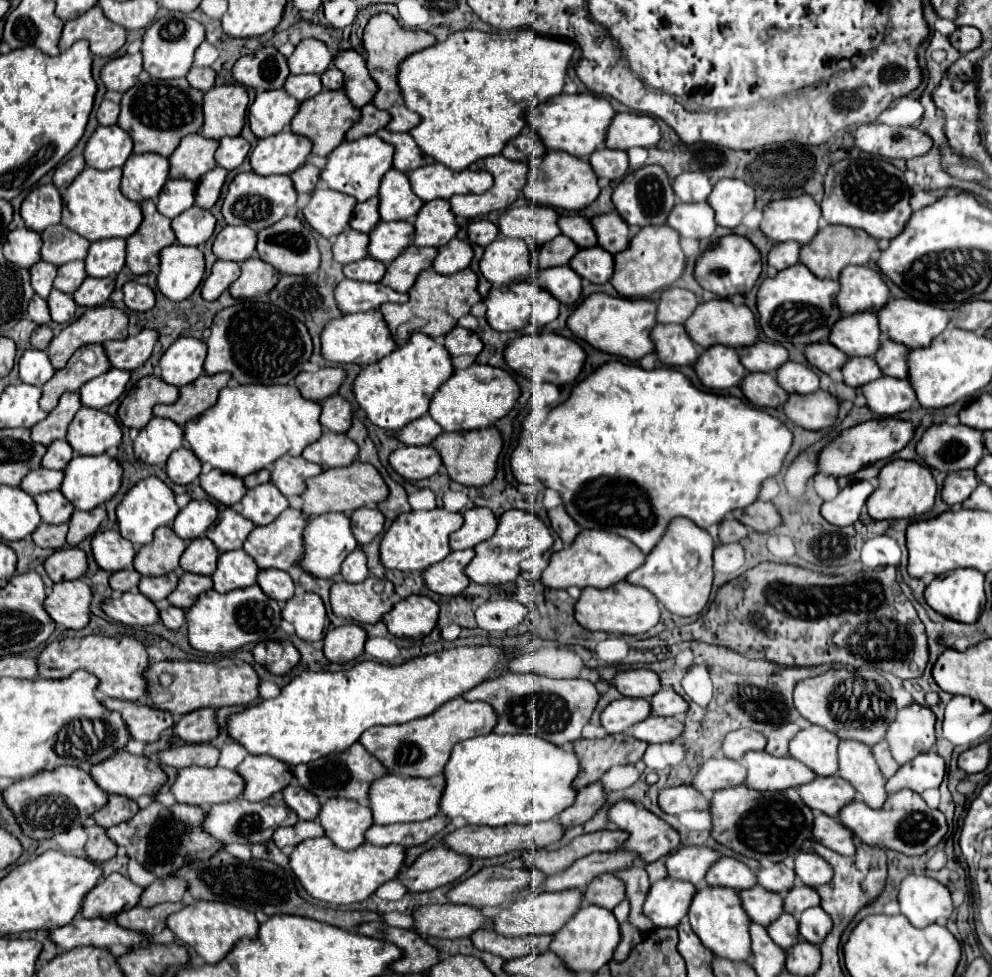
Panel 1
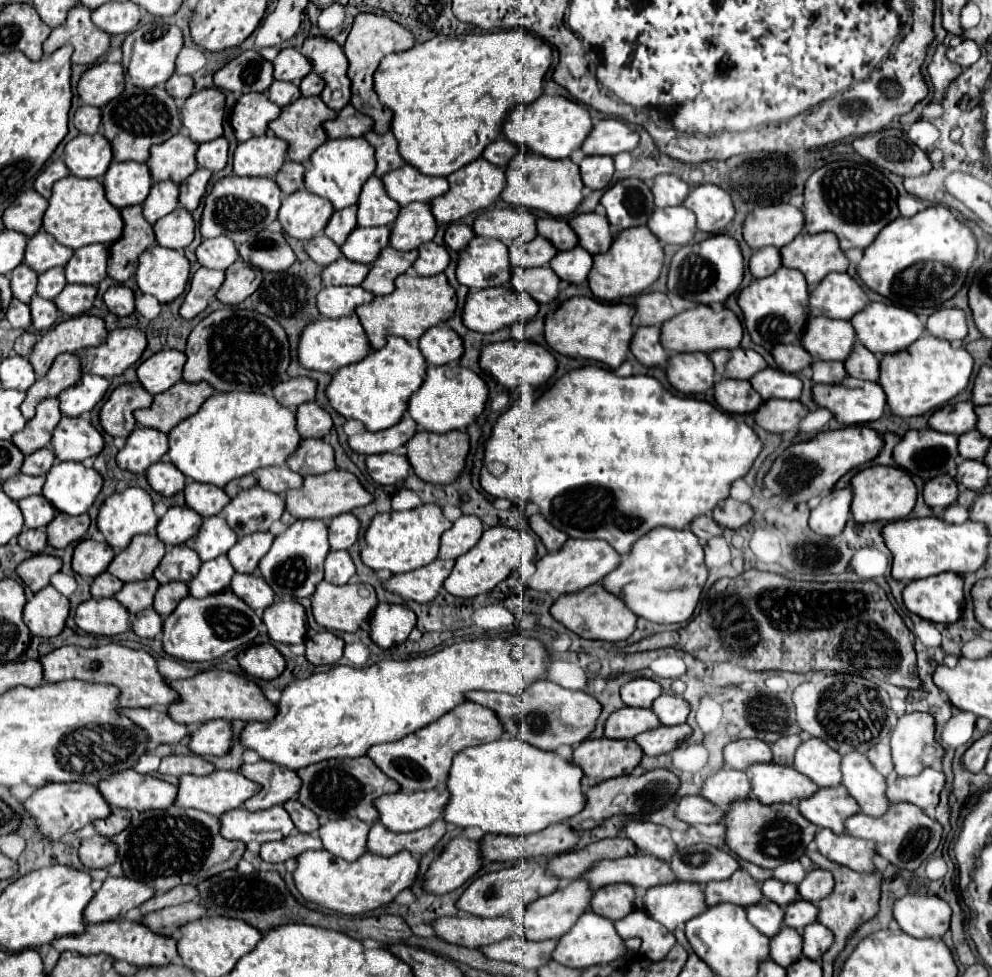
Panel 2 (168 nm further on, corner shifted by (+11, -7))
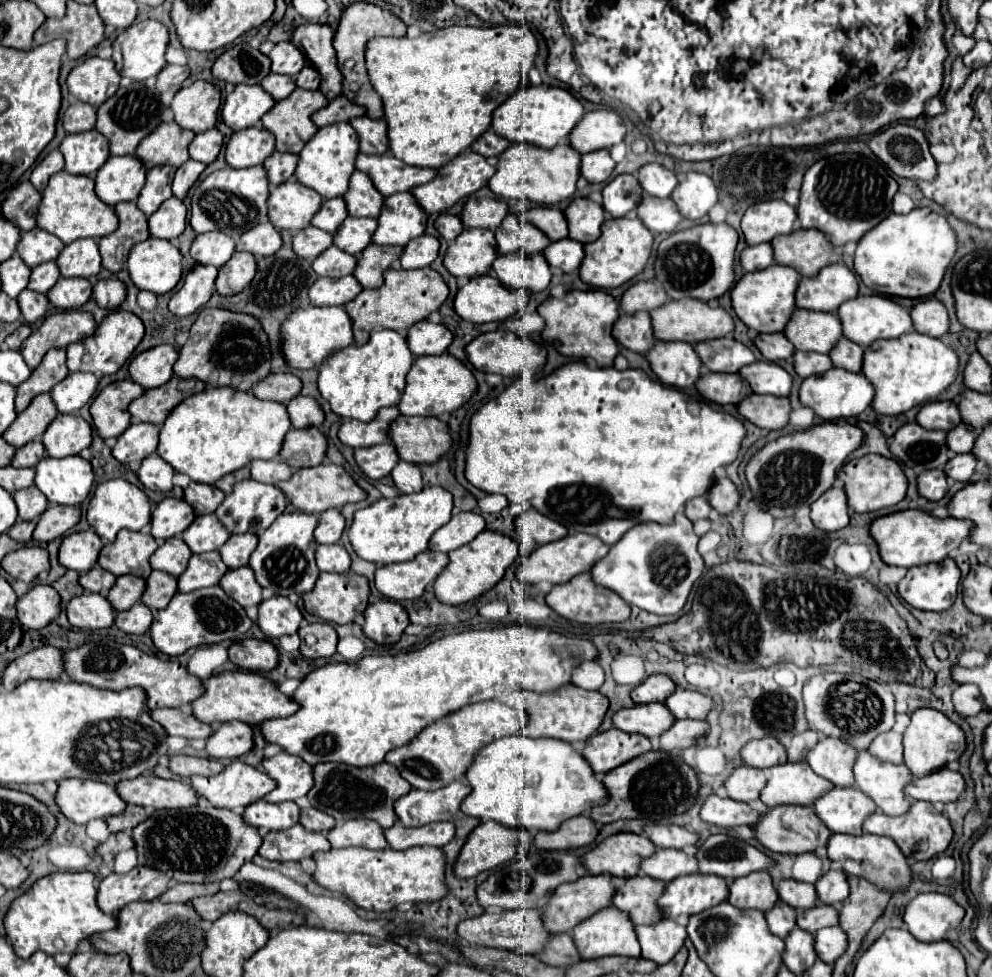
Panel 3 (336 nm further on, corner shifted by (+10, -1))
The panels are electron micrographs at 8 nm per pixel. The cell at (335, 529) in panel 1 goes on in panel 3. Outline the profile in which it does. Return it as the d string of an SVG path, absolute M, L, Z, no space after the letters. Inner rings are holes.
M300 511L282 513L266 531L258 535L258 547L250 557L250 567L254 569L256 579L262 587L270 589L274 595L288 595L288 593L304 595L314 587L320 575L314 561L314 551L318 543L312 537L316 521L318 517Z

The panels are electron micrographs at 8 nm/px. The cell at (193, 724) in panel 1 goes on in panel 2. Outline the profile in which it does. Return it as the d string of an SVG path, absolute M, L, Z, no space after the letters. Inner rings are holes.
M213 719L189 733L189 749L195 755L225 755L231 745L231 723Z

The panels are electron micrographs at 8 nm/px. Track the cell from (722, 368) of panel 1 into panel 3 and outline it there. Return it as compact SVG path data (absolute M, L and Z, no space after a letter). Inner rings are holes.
M656 341L646 353L652 373L672 387L692 387L700 377L700 359L692 345L682 341Z

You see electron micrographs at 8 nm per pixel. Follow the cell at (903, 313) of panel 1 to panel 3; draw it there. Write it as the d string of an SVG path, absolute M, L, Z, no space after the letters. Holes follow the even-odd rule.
M858 295L838 307L838 319L842 323L842 335L862 347L868 347L870 343L878 339L894 339L908 331L912 331L910 313L902 309L898 303L894 303L888 297L882 295Z

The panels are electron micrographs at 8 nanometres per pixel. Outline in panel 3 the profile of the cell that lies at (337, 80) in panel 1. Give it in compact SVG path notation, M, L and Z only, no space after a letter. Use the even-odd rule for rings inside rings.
M306 65L306 67L298 73L298 77L296 77L296 85L298 85L300 89L318 89L318 85L320 85L320 75L318 75L318 71L316 71L314 67Z

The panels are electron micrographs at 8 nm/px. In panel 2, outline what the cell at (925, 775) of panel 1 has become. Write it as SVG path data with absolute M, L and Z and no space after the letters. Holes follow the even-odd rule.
M927 767L913 777L889 777L885 795L891 803L907 801L925 809L929 805L935 807L939 803L939 793L943 785L945 785L943 773Z

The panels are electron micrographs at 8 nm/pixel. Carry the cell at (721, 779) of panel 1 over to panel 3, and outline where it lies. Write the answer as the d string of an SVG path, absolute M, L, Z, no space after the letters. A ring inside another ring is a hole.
M742 765L724 781L724 789L730 799L750 803L758 801L760 791L766 787L766 781L768 781L768 771Z

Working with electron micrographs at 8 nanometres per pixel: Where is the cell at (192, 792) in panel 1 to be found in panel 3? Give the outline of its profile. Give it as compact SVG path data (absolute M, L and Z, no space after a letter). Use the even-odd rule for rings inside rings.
M234 761L234 763L226 765L222 773L218 773L210 779L208 777L192 777L192 785L194 785L196 793L206 797L214 807L226 807L226 809L241 815L246 805L250 805L250 803L262 799L266 793L270 793L276 787L276 781L252 765Z

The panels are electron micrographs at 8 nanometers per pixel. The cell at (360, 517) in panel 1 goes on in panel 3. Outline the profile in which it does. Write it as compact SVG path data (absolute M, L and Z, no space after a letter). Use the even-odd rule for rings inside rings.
M326 509L318 517L318 525L314 529L316 543L338 543L344 531L344 517L338 509Z

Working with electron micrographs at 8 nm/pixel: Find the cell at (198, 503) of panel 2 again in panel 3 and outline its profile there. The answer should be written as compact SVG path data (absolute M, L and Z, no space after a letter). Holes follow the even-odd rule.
M190 483L184 489L184 501L192 505L196 515L214 513L216 507L224 501L224 493L216 485L204 485L204 483Z

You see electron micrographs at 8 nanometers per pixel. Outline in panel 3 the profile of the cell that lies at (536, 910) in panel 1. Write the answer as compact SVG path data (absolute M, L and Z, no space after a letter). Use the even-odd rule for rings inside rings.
M610 873L608 875L586 875L586 877L580 877L578 881L562 883L554 891L550 903L546 905L546 909L542 913L546 929L550 929L550 933L570 933L578 923L582 923L590 915L610 907L614 891L616 891L616 887L612 883L612 875Z

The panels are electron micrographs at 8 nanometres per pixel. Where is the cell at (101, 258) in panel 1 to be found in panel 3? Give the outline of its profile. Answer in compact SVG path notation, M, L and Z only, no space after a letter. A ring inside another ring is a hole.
M78 239L60 251L56 265L62 277L90 279L96 277L102 269L100 261L102 259L98 253L98 243L94 239Z

